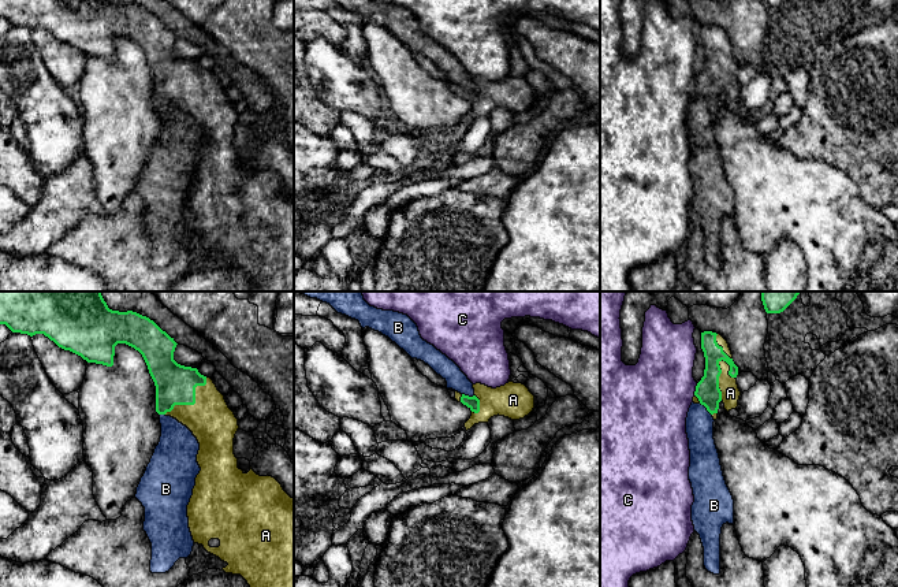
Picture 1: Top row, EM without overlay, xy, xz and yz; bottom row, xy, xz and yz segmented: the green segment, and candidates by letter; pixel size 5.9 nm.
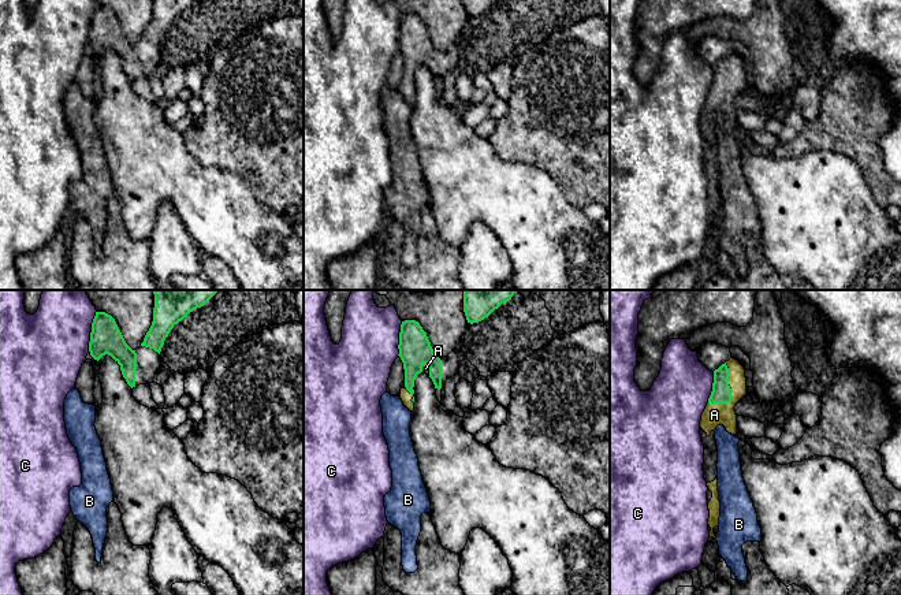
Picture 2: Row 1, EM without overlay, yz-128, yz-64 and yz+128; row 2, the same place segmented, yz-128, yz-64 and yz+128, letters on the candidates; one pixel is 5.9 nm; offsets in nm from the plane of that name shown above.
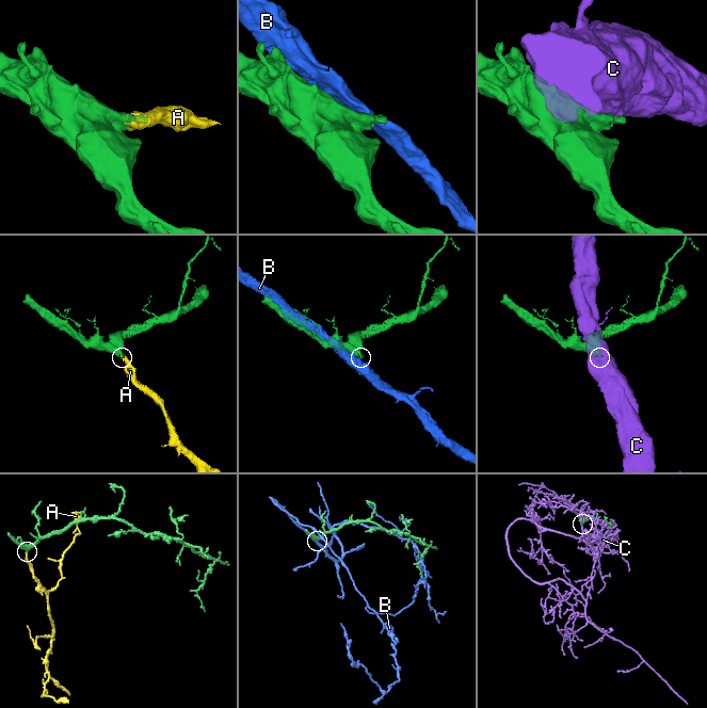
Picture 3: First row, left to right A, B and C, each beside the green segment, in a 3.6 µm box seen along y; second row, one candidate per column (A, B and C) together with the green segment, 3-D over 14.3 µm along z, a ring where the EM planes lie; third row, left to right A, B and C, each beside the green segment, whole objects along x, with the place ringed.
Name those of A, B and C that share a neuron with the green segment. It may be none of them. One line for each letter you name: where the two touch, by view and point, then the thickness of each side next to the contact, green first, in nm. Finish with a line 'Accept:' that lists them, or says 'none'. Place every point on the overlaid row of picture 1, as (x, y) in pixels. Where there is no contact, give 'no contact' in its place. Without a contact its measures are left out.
A: contact yz (718, 379); calibres 140 and 110 nm
Accept: A

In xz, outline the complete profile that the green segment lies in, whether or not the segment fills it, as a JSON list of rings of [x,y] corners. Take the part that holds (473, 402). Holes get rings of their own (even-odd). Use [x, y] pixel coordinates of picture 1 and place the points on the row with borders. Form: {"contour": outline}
{"contour": [[[508,382],[496,389],[476,383],[473,389],[473,397],[455,391],[455,400],[472,410],[470,419],[465,423],[466,431],[474,424],[488,423],[498,415],[511,420],[523,419],[534,408],[534,395],[522,383]]]}

